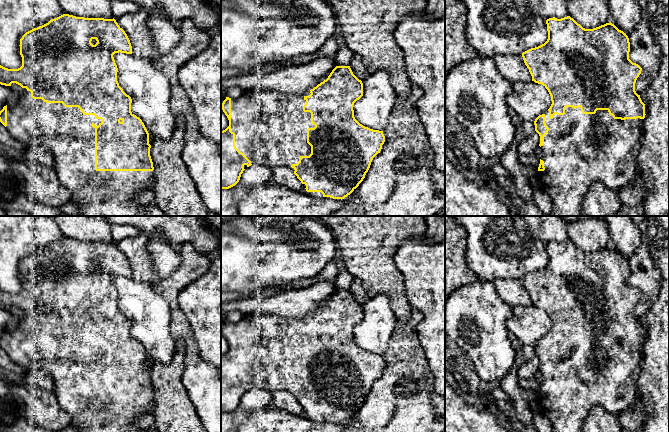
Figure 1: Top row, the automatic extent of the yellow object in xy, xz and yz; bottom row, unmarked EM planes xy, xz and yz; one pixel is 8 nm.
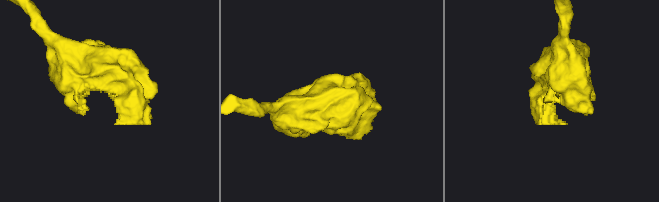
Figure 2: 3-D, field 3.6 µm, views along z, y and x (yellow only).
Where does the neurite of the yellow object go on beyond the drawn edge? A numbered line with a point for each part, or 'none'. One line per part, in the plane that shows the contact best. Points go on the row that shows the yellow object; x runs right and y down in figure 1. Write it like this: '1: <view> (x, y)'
1: xy (67, 133)

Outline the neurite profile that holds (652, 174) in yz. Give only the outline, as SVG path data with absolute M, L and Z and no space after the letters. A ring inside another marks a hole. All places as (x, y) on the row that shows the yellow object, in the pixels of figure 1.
M669 11L653 16L650 30L661 47L661 64L657 76L646 89L647 113L643 119L637 173L632 186L648 190L642 202L645 216L669 216Z

